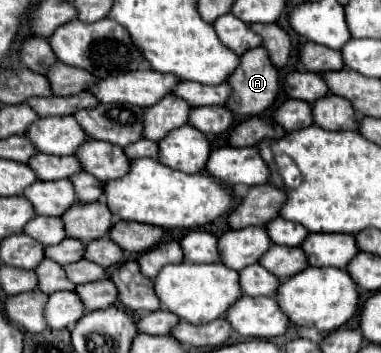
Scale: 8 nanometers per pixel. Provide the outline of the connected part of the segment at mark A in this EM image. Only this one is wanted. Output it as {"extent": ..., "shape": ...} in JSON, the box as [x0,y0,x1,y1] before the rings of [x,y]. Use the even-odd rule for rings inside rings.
{"extent":[224,46,280,116],"shape":[[[262,46],[248,50],[246,54],[240,56],[238,70],[234,70],[234,76],[230,74],[228,84],[230,84],[234,96],[230,94],[230,98],[226,100],[224,106],[228,110],[232,110],[232,114],[238,114],[238,116],[258,116],[258,114],[262,114],[276,100],[278,88],[280,88],[278,72],[272,66],[272,62],[270,62],[270,58],[268,58],[268,54]]]}

